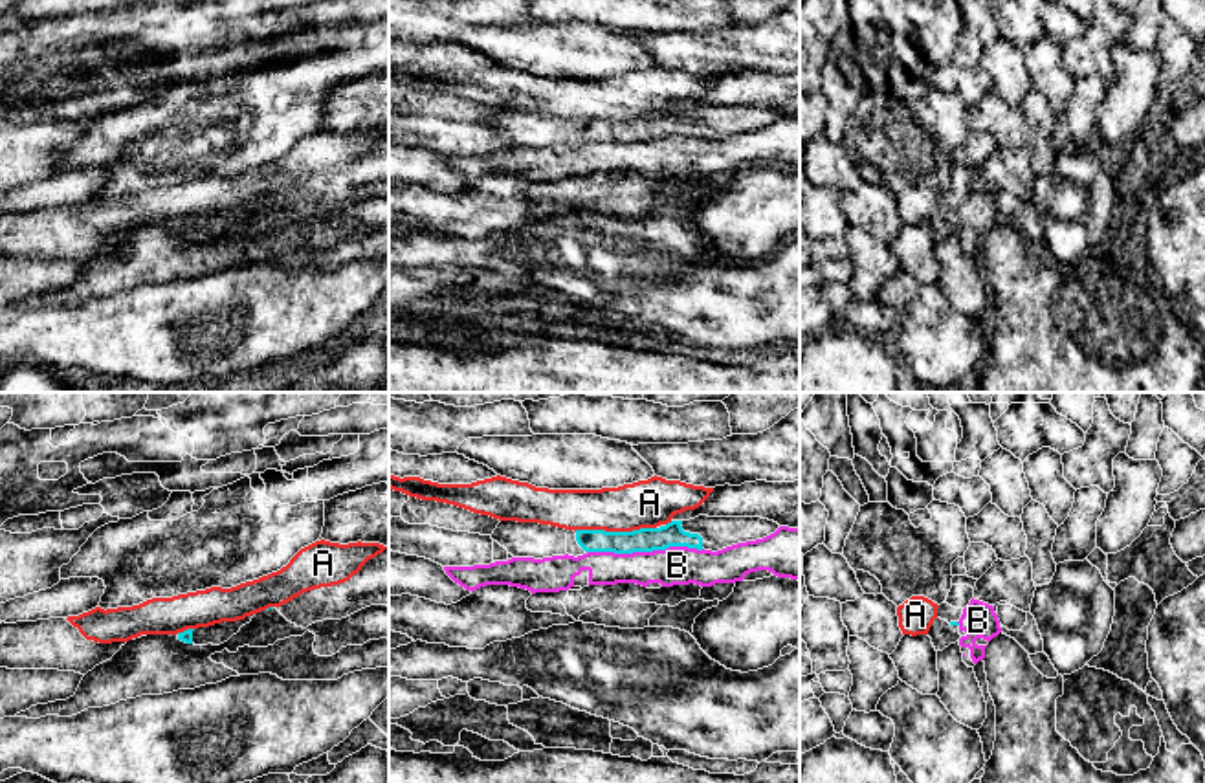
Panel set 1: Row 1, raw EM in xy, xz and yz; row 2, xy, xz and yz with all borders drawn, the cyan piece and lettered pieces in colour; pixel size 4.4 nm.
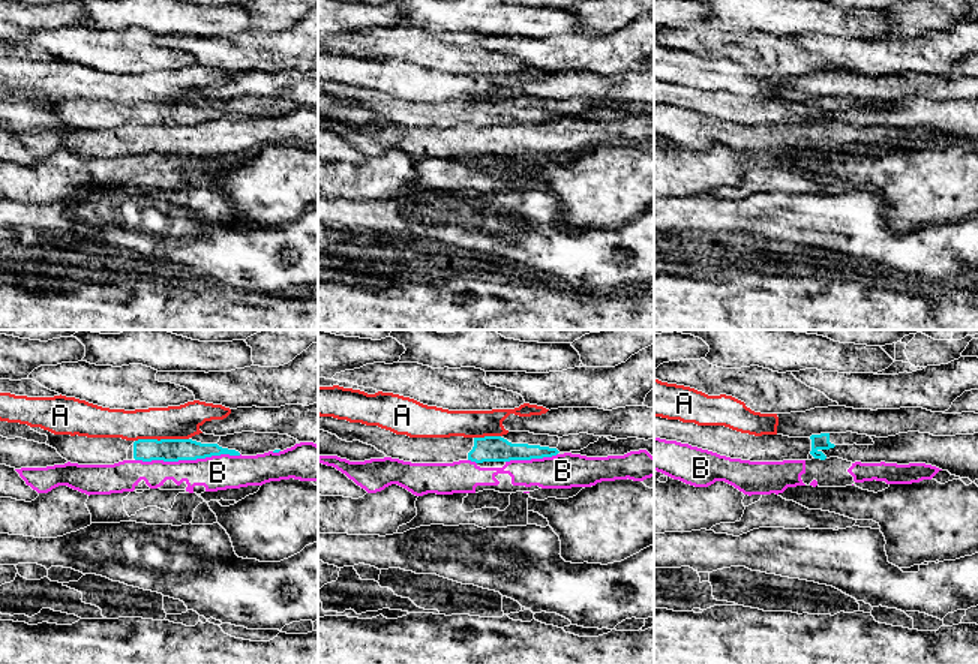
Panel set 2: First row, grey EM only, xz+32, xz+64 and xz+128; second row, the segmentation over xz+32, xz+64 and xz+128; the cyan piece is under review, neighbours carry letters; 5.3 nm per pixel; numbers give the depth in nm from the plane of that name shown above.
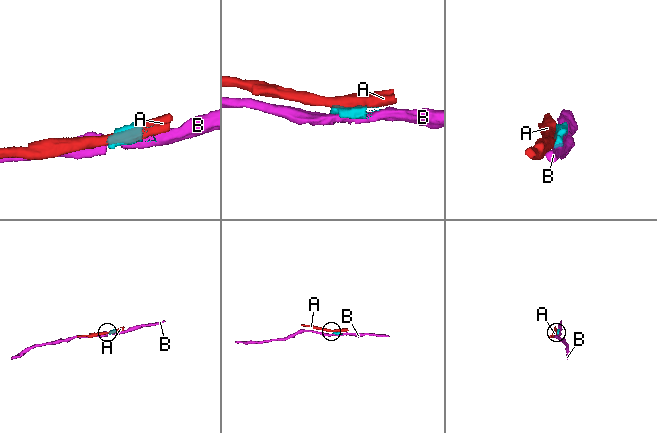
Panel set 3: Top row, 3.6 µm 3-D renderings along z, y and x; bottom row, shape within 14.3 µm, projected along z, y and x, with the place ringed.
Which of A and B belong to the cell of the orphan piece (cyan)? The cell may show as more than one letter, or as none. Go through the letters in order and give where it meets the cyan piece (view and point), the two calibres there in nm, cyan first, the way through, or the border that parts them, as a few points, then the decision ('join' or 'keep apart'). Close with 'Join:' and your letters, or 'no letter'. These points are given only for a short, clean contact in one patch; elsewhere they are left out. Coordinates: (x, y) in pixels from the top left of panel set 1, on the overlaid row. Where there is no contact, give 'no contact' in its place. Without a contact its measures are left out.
A: meets cyan in xz at (615, 532); 110 nm thick on the cyan side, 220 nm on the other; keep apart
B: meets cyan in xz at (644, 551); 110 nm thick on the cyan side, 180 nm on the other; keep apart
Join: no letter

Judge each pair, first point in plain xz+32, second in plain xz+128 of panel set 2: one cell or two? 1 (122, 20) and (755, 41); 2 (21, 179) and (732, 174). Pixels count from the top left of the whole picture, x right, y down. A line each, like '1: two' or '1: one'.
1: two
2: one

